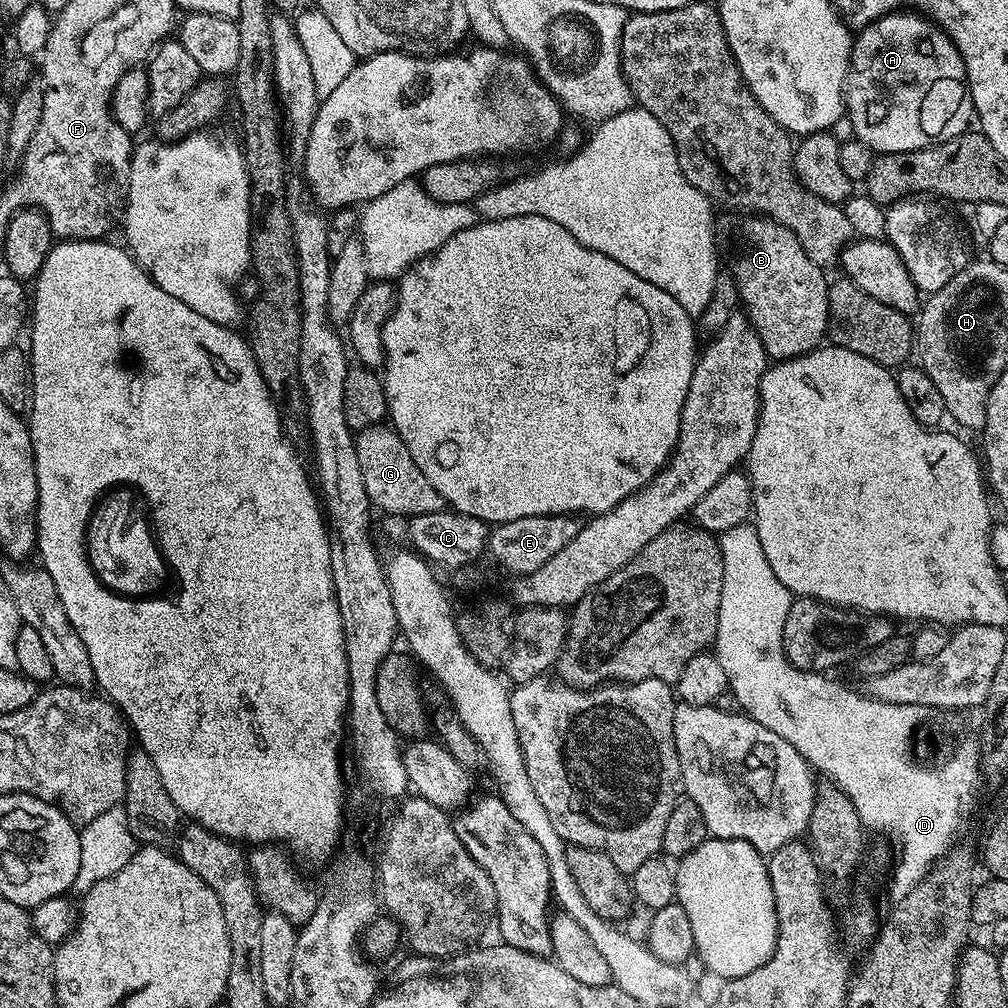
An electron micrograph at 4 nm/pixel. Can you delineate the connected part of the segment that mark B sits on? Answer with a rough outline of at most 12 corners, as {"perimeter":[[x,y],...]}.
{"perimeter":[[759,214],[719,217],[732,280],[764,352],[828,334],[825,269]]}

